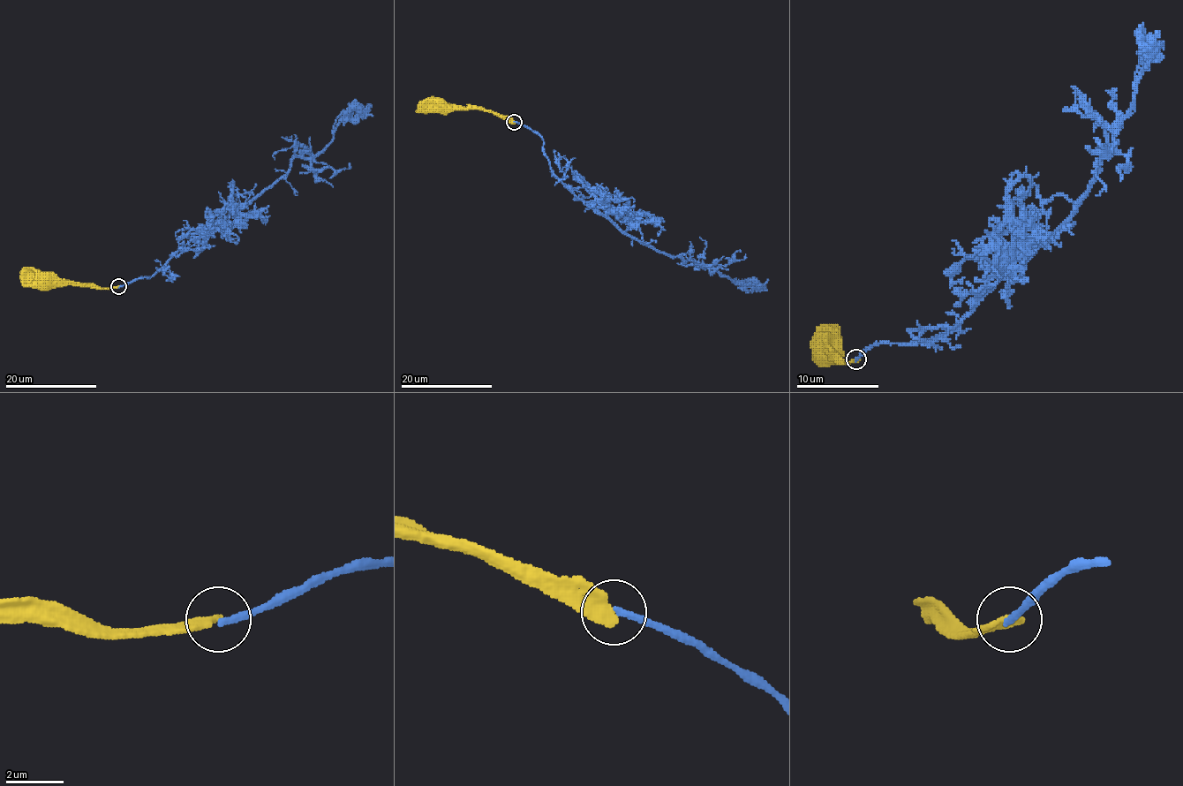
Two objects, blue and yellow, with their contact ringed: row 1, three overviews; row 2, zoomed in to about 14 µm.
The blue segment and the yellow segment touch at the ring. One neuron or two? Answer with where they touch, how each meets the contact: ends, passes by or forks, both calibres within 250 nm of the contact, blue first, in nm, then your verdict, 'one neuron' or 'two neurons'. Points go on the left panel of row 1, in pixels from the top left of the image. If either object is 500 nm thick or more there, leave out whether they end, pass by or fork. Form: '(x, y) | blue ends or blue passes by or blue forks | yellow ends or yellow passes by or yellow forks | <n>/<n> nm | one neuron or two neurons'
(118, 286) | blue ends | yellow ends | 240/380 nm | two neurons

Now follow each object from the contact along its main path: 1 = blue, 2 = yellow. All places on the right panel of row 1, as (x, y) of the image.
1: (855, 359), (872, 345), (950, 333), (1004, 277), (1015, 277), (1098, 173), (1106, 127), (1134, 96), (1157, 33)
2: (855, 359), (835, 359), (829, 335), (827, 341)

